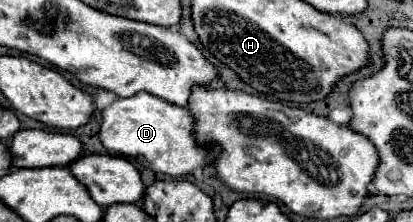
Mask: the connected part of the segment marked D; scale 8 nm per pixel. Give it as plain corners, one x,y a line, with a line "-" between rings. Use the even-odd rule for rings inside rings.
138,92
130,98
118,98
112,106
102,110
100,142
108,152
136,158
154,172
182,176
208,164
208,154
192,136
192,122
194,120
186,108
148,96
148,92

